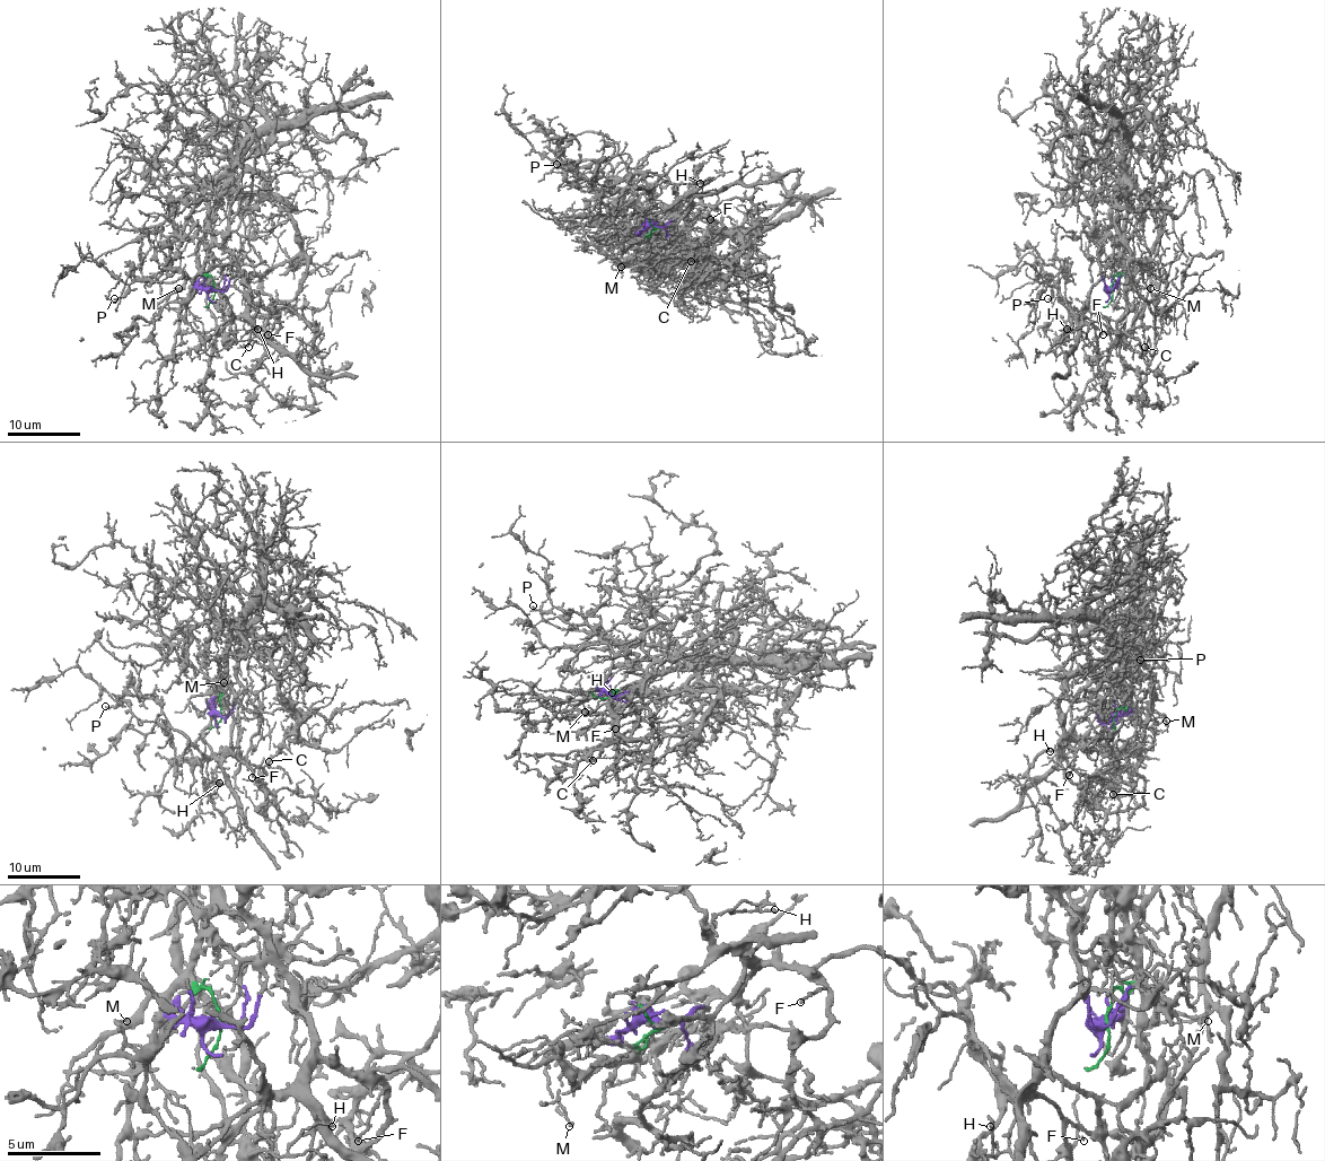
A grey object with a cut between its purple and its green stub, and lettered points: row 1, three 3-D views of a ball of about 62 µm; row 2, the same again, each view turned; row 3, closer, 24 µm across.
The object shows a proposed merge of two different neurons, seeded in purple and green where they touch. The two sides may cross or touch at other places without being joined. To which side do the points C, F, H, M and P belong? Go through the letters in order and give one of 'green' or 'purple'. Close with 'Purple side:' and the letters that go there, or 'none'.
C: purple
F: purple
H: purple
M: green
P: purple
Purple side: C, F, H, P

